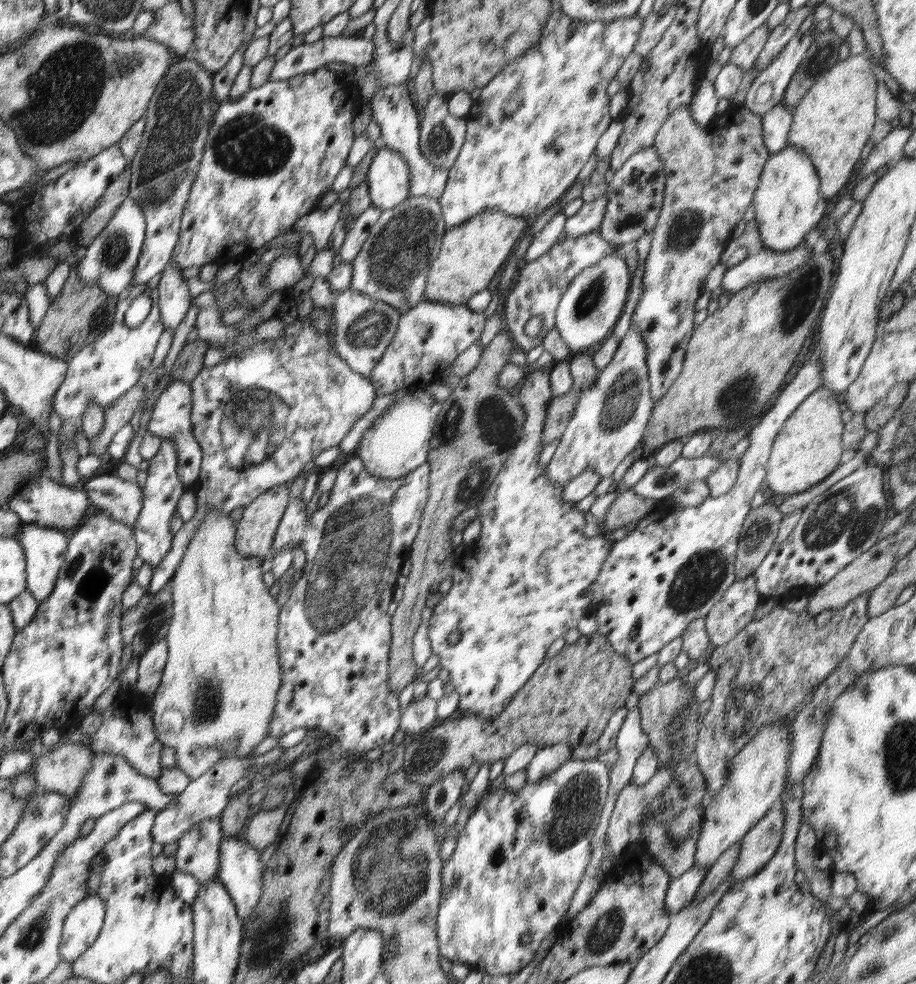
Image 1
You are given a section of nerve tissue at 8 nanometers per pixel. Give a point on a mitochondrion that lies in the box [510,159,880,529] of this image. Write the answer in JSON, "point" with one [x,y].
{"point":[798,303]}

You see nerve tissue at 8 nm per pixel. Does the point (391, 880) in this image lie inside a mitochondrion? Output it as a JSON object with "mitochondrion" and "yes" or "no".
{"mitochondrion":"yes"}

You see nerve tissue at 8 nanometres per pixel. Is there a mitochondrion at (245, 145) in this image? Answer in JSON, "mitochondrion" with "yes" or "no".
{"mitochondrion":"yes"}

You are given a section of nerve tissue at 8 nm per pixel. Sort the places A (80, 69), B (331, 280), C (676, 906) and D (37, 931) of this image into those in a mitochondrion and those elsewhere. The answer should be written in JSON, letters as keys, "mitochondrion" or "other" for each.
{"A":"mitochondrion","B":"other","C":"other","D":"mitochondrion"}

